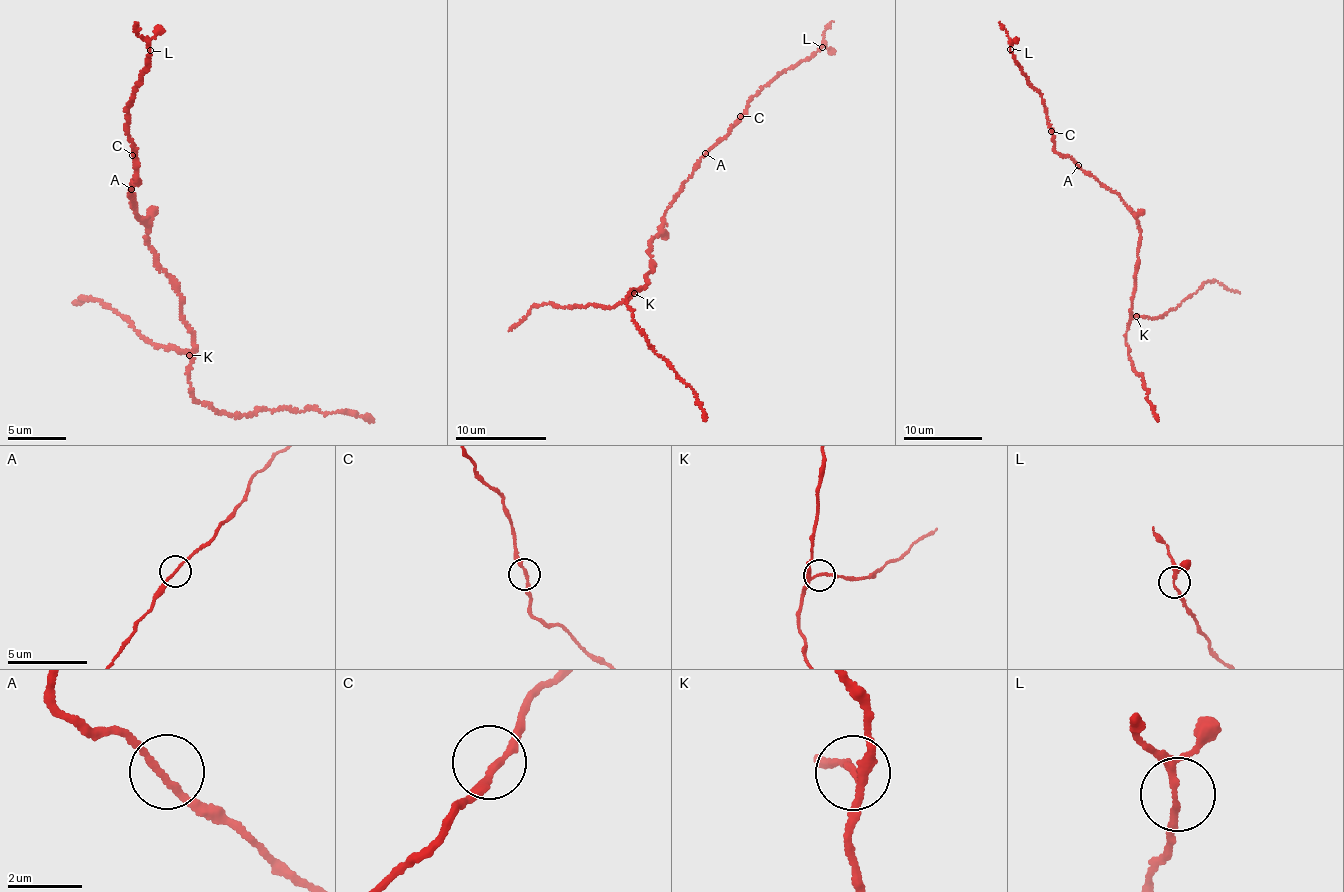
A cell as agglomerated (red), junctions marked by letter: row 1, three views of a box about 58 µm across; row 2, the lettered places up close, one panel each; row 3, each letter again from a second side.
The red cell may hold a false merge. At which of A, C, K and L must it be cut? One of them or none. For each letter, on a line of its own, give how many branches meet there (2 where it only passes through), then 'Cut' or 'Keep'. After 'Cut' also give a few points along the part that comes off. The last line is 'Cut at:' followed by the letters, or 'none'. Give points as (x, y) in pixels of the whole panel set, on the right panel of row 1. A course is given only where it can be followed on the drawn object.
A: Branches: 2. Keep
C: Branches: 2. Keep
K: Branches: 3. Cut. Course of the part to remove: (1136, 316), (1158, 318), (1208, 280), (1240, 294)
L: Branches: 3. Keep
Cut at: K

